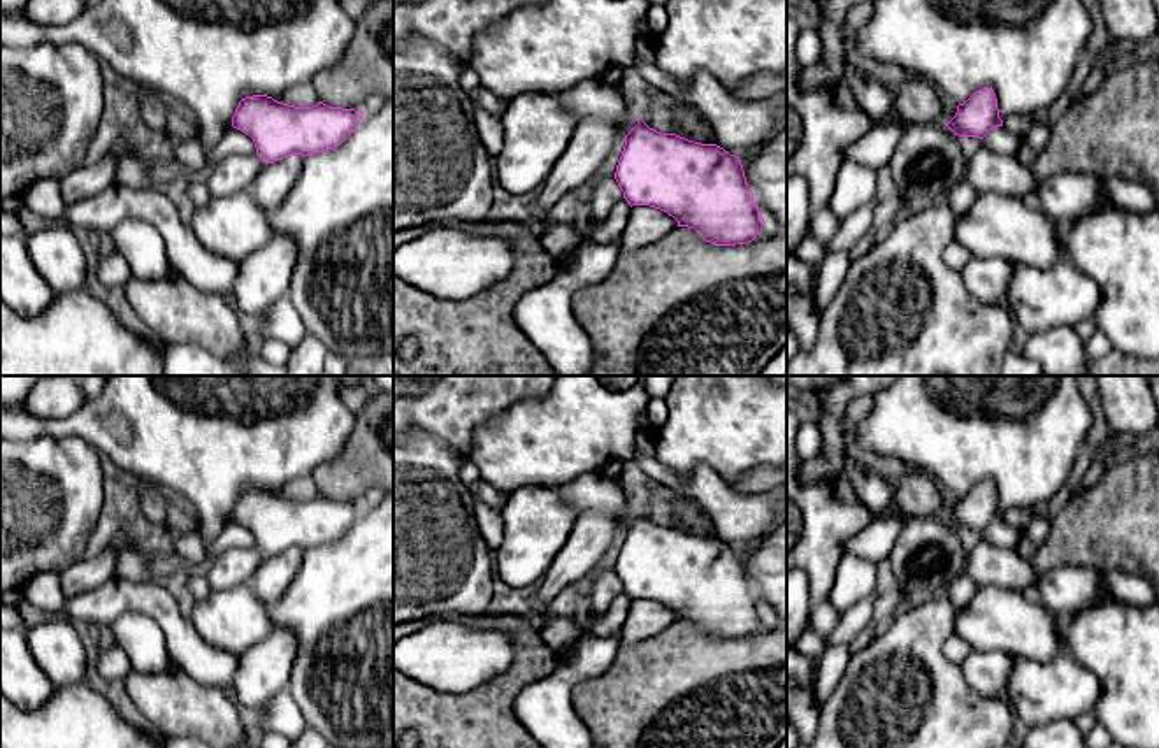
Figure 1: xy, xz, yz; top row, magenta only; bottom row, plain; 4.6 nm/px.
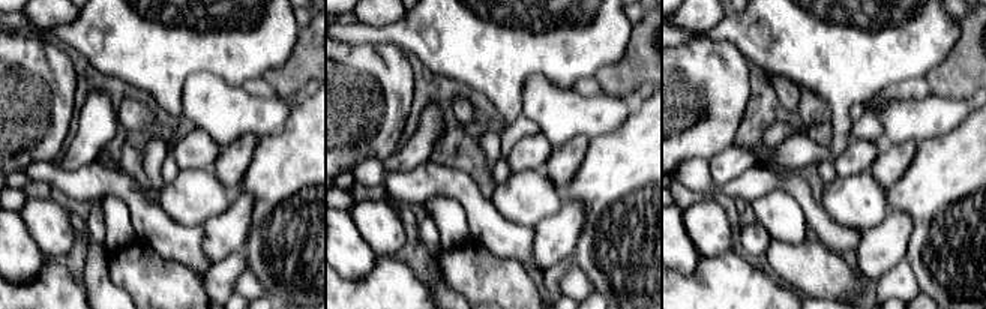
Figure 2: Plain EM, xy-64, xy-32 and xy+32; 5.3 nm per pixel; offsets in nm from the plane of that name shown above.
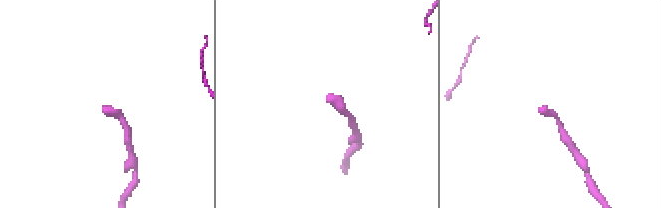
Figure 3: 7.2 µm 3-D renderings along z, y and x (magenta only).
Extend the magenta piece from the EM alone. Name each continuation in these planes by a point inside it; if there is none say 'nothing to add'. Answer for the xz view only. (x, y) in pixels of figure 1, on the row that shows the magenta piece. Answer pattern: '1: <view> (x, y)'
1: xz (592, 97)

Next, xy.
nothing to add

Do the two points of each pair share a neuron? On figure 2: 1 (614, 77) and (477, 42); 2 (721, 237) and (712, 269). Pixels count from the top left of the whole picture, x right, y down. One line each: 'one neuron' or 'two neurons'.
1: two neurons
2: two neurons

